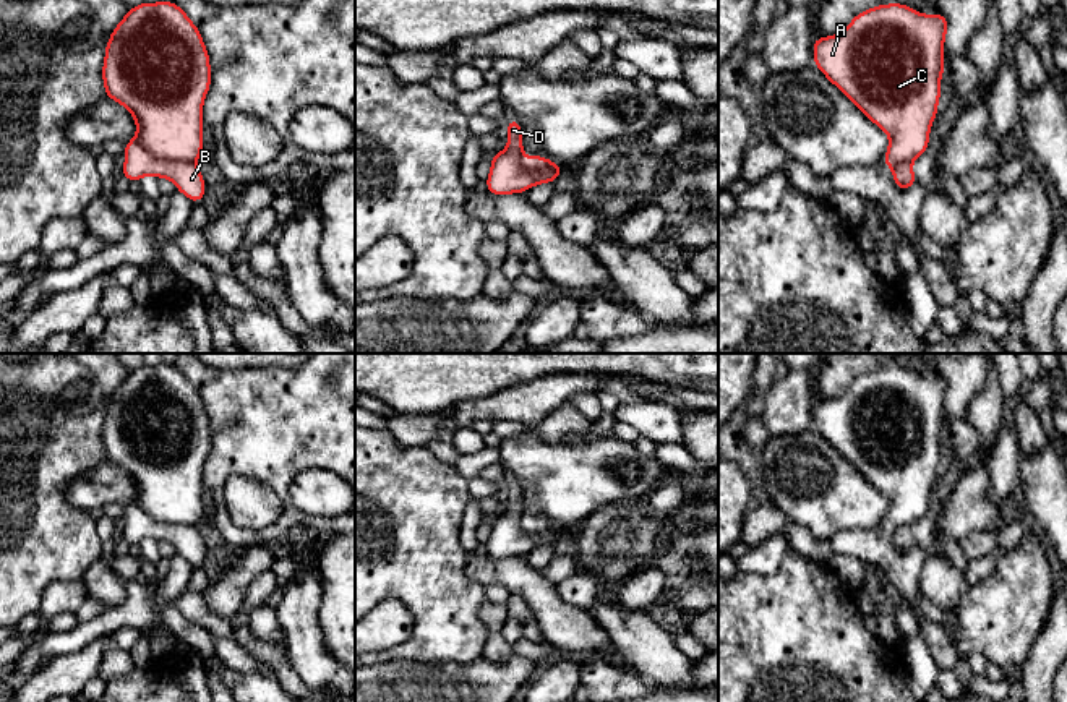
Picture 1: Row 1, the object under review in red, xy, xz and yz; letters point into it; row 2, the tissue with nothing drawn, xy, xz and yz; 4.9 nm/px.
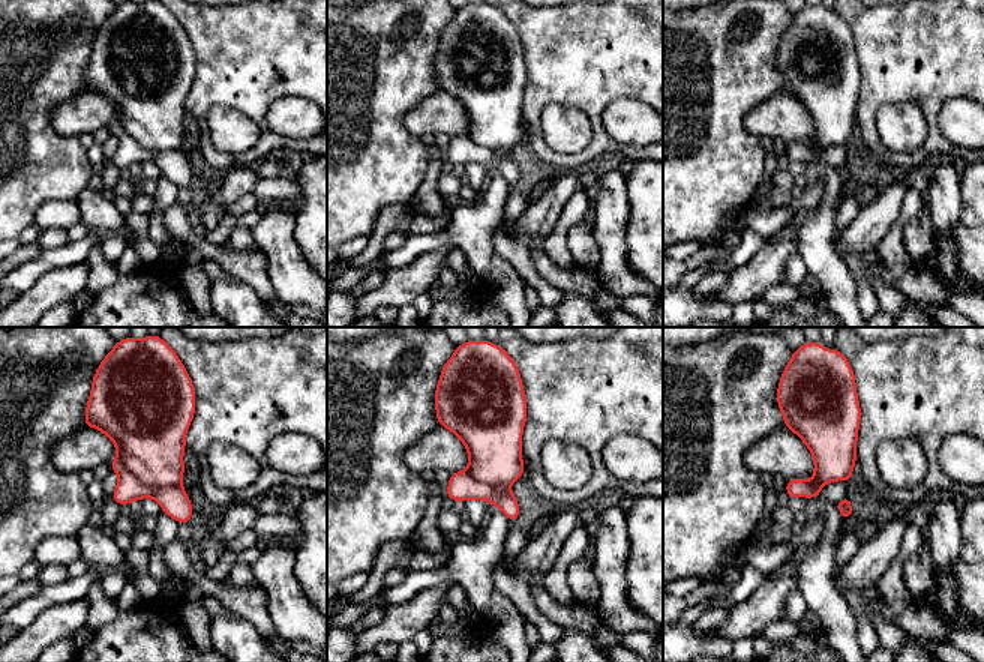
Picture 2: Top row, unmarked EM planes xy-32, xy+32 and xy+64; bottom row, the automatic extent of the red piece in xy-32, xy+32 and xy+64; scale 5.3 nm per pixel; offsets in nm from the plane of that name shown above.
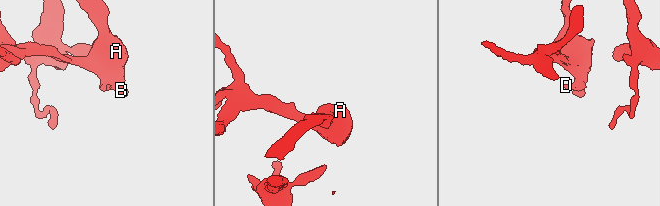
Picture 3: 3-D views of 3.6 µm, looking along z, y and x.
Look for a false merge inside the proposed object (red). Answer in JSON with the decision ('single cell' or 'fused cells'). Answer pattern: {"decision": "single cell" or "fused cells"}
{"decision": "fused cells"}

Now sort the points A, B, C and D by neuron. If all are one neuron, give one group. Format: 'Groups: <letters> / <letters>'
Groups: A C / B D

